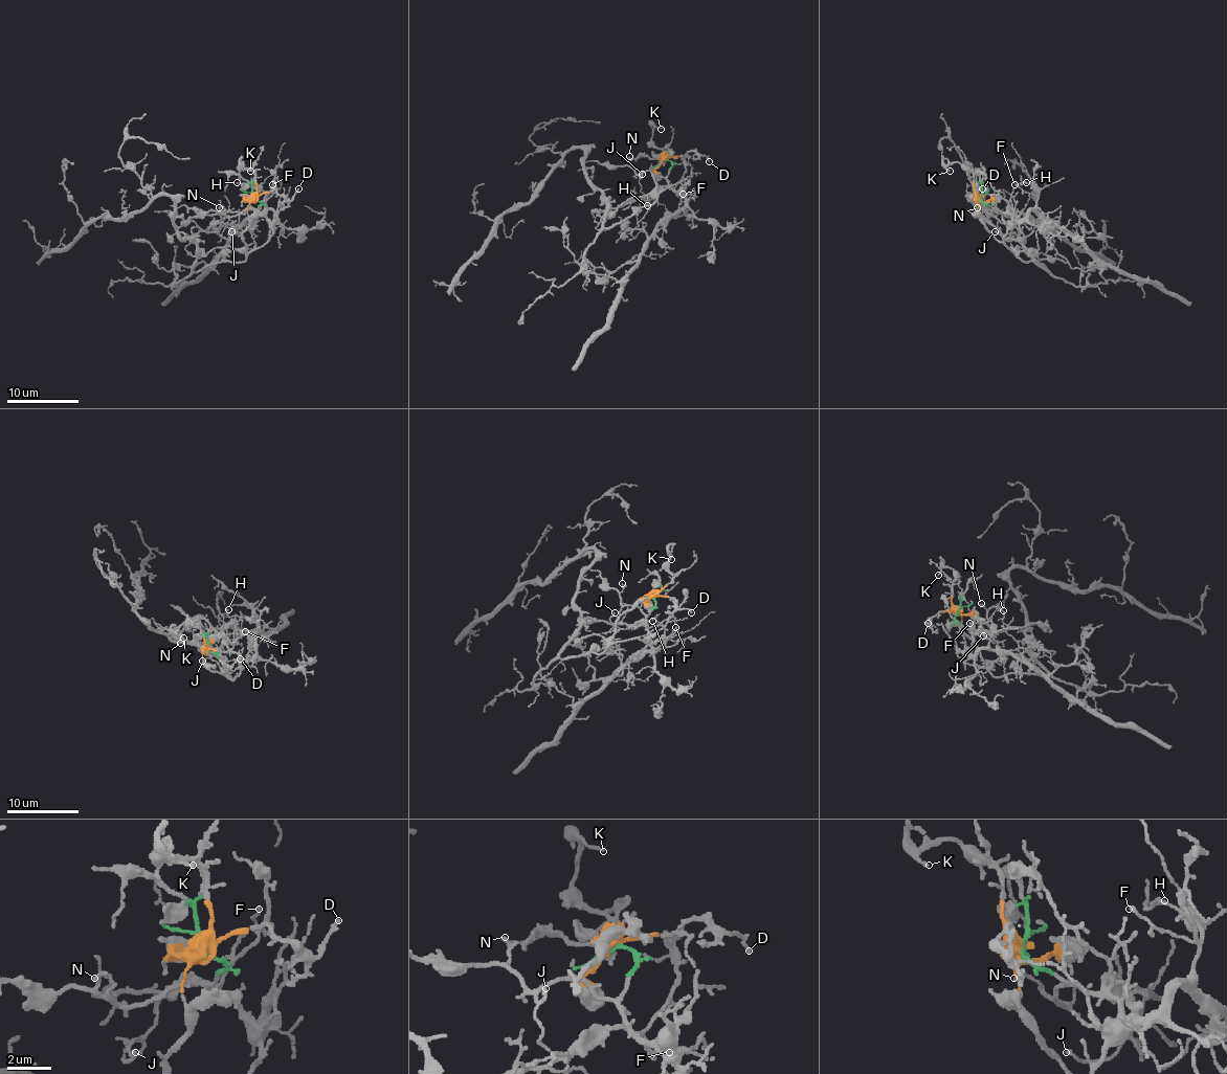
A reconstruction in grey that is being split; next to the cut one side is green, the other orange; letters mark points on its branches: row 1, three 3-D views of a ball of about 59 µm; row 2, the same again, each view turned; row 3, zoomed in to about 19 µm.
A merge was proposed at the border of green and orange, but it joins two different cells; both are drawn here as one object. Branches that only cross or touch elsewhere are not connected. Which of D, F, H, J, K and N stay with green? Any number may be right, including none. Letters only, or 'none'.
F, H, J, N

